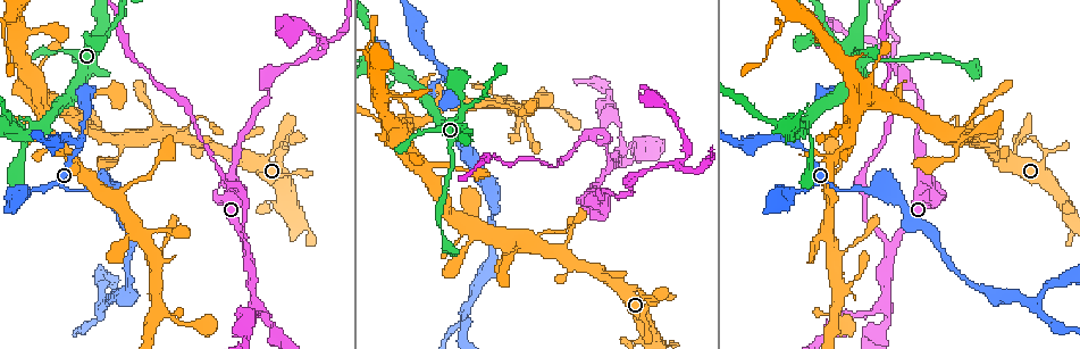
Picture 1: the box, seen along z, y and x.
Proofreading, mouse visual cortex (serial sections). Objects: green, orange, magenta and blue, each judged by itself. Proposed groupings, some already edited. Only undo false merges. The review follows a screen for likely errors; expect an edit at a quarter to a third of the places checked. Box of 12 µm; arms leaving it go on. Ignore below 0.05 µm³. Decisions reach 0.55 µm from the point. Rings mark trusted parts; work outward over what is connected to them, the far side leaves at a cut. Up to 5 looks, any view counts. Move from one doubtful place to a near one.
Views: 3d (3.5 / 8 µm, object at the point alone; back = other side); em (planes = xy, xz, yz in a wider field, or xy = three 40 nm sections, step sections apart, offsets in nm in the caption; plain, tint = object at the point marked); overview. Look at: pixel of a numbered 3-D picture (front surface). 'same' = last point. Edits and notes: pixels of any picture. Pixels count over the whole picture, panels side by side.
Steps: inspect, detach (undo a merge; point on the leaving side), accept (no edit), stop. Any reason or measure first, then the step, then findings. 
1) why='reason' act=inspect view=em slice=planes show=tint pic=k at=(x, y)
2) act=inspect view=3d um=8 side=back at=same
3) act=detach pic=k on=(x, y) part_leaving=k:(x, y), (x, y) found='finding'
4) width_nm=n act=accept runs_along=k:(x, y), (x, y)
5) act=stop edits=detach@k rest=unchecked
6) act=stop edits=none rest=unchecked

why='abrupt turn' act=inspect view=3d um=8 pic=1 at=(467, 311)

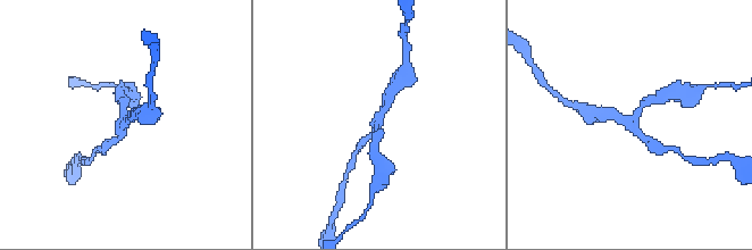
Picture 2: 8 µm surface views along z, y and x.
act=inspect view=3d um=3.5 pic=2 at=(381, 120)

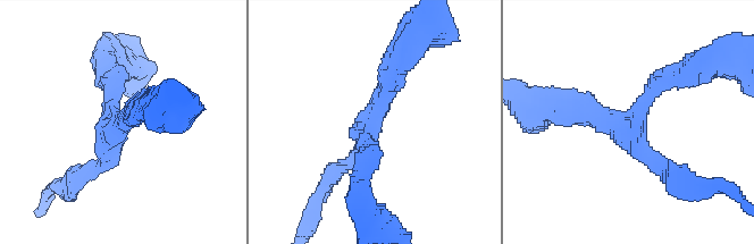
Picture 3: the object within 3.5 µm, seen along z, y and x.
act=inspect view=em slice=planes show=tint pic=3 at=(630, 120)

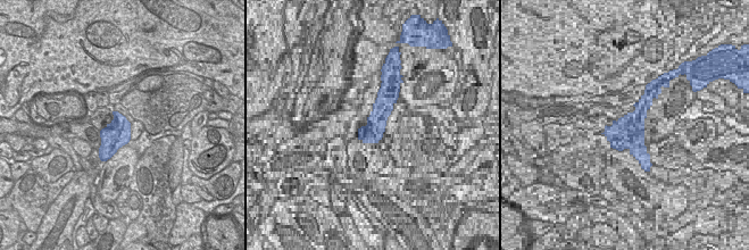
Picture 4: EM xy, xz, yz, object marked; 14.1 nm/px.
arm_widths_nm=200,200,300 act=accept runs_along=3:(400, 61), (358, 175) found='continuous, no second cell'

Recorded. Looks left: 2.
why='three arms meet' act=inspect view=3d um=8 side=back pic=1 at=(678, 166)

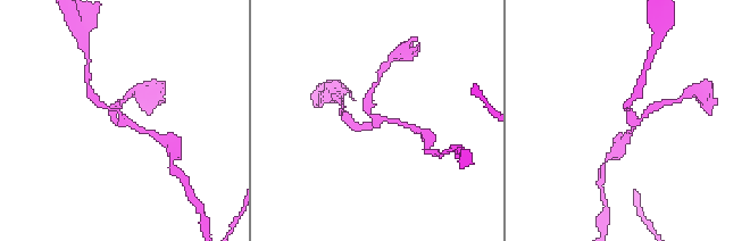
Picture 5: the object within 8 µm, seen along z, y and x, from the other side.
arms=3 arm_widths_nm=150,200,200 why='now the EM' act=inspect view=em slice=xy step=3 show=tint pic=5 at=(634, 122)

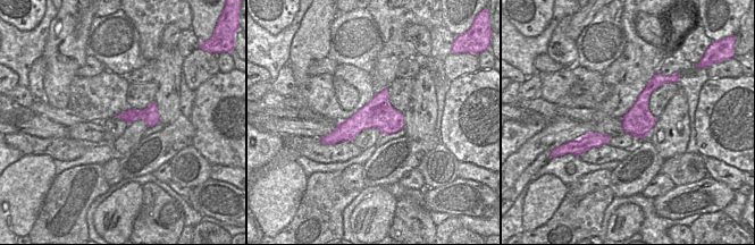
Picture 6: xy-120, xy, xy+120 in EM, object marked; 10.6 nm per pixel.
act=accept found='one cell here'

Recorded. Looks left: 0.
act=stop edits=none rest=unchecked

